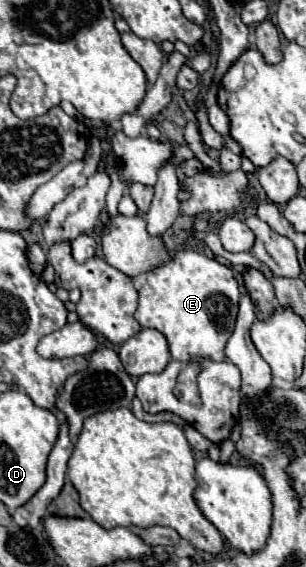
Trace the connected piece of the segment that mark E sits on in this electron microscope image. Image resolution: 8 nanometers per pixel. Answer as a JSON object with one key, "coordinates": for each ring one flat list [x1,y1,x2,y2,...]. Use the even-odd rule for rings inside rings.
{"coordinates":[[178,250,166,264,146,272,146,282,138,294,140,298,134,318,142,328,154,328,166,336,174,360,224,360,224,346,234,332,242,296,232,268,206,254]]}

